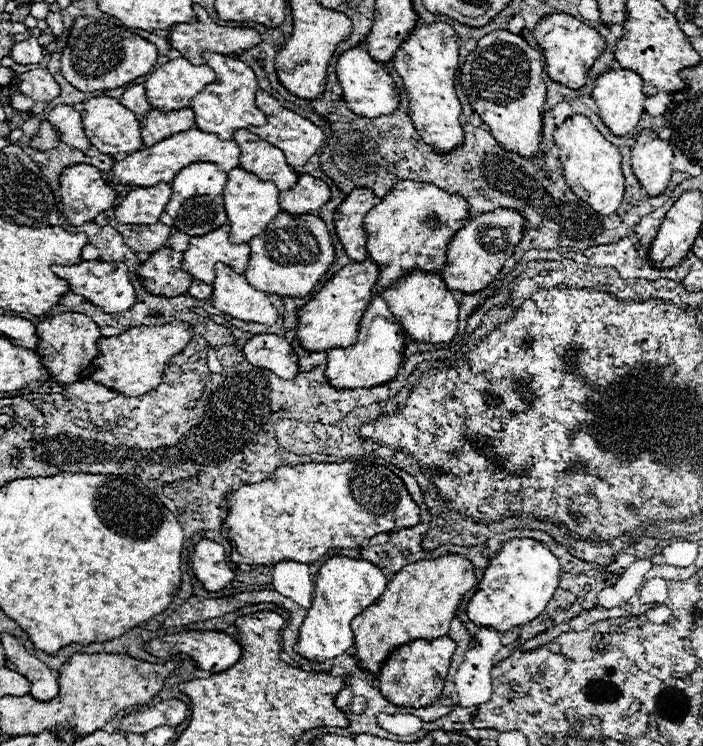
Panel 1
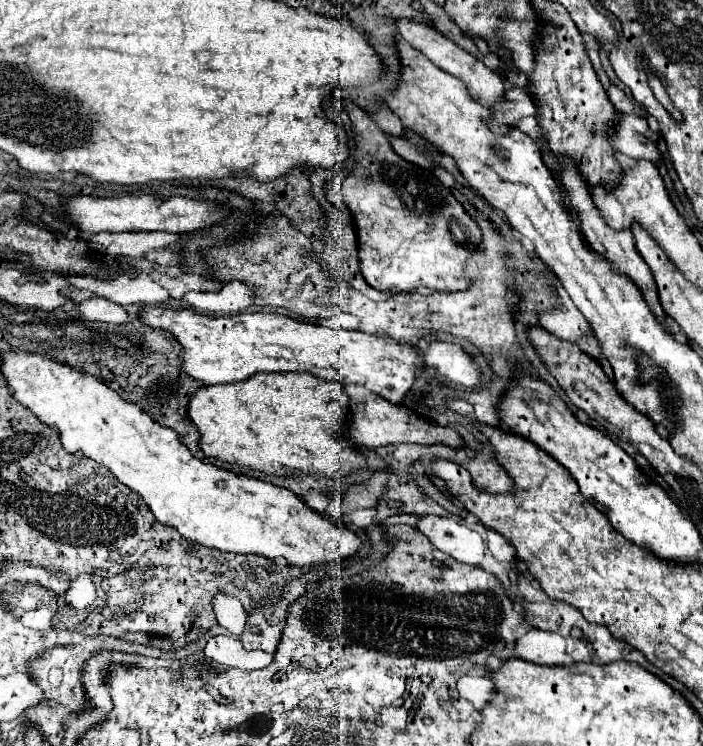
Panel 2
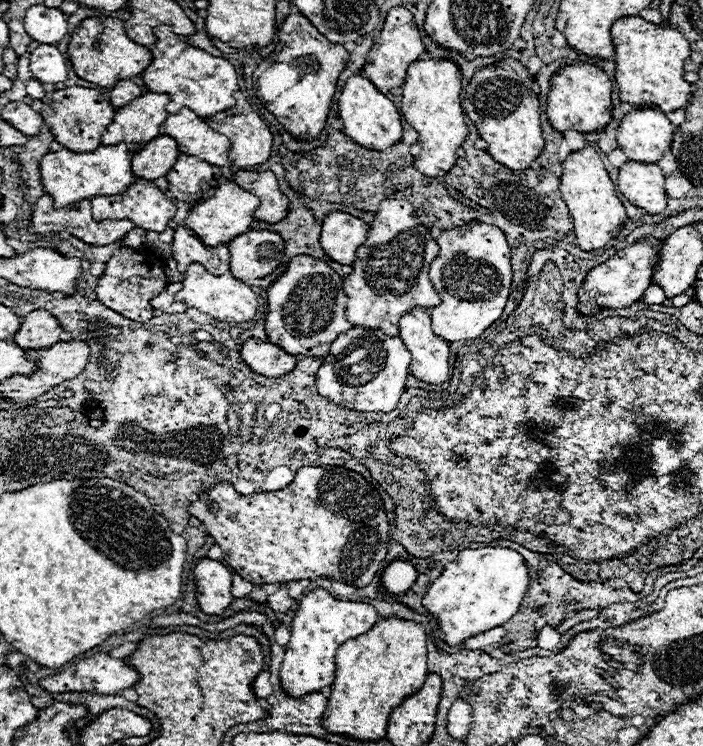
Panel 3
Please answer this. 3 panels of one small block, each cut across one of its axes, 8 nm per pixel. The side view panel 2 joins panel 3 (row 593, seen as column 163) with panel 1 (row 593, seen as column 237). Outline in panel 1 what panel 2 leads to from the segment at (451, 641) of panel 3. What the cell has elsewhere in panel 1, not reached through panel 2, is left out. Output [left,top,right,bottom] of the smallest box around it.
[466,538,560,632]

